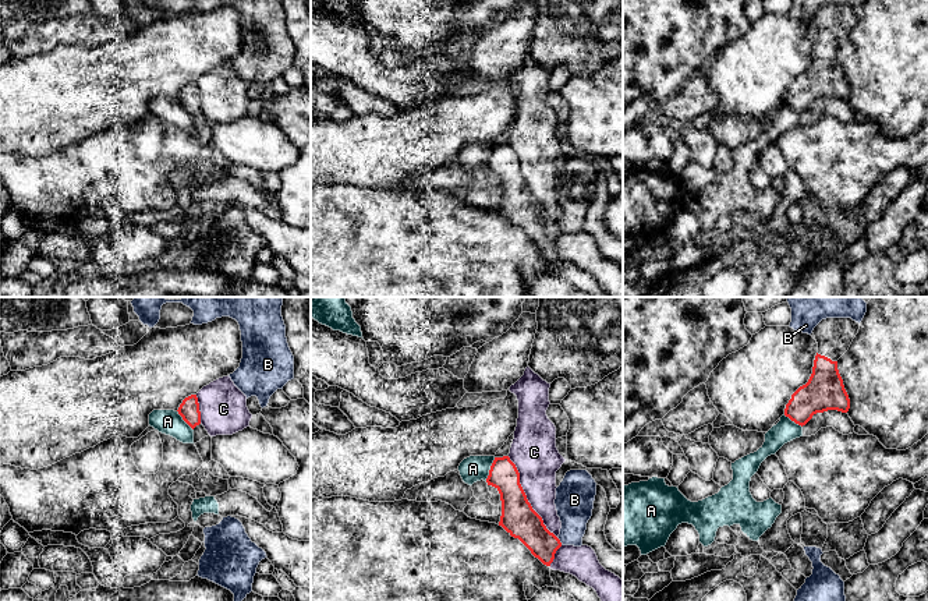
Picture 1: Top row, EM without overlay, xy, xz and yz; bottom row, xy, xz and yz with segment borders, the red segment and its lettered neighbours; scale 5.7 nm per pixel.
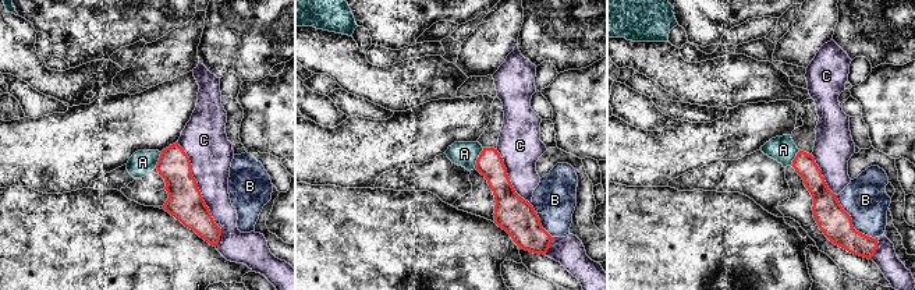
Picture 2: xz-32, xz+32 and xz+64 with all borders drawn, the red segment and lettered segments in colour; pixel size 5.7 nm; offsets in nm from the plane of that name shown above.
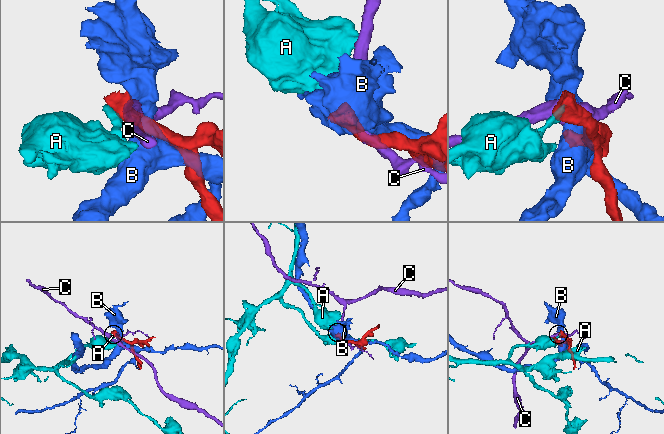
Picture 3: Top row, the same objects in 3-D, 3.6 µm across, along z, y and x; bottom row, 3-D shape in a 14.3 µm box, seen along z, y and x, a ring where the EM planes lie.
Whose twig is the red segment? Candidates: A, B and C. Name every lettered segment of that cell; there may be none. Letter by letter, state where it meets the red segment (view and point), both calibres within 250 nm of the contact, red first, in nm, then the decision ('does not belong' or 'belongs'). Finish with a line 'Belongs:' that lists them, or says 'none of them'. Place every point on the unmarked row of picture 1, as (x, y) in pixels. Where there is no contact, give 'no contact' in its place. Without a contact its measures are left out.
A: meets red in xz at (491, 156); 170 nm thick on the red side, 150 nm on the other; does not belong
B: meets red in xz at (559, 229); 190 nm thick on the red side, 220 nm on the other; does not belong
C: meets red in xz at (526, 186); 200 nm thick on the red side, 260 nm on the other; does not belong
Belongs: none of them

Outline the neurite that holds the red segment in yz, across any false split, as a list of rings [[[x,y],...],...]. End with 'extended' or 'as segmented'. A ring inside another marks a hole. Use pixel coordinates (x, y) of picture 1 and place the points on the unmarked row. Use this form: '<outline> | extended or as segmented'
[[[826,6],[812,18],[818,31],[812,61],[784,96],[784,103],[805,113],[814,102],[828,98],[847,100],[850,86],[837,57],[837,47],[849,38],[860,11],[851,6]]] | extended

